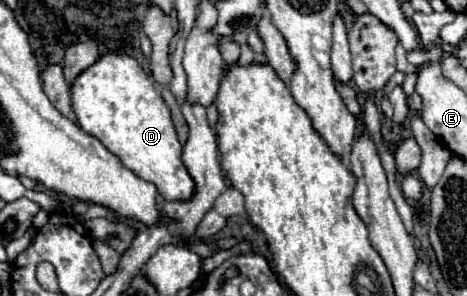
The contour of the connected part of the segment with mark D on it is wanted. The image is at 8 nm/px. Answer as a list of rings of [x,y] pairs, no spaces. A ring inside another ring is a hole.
[[[105,54],[71,84],[71,106],[79,126],[99,138],[125,168],[153,182],[165,200],[191,198],[195,184],[181,162],[181,144],[167,104],[151,76],[127,54]]]

